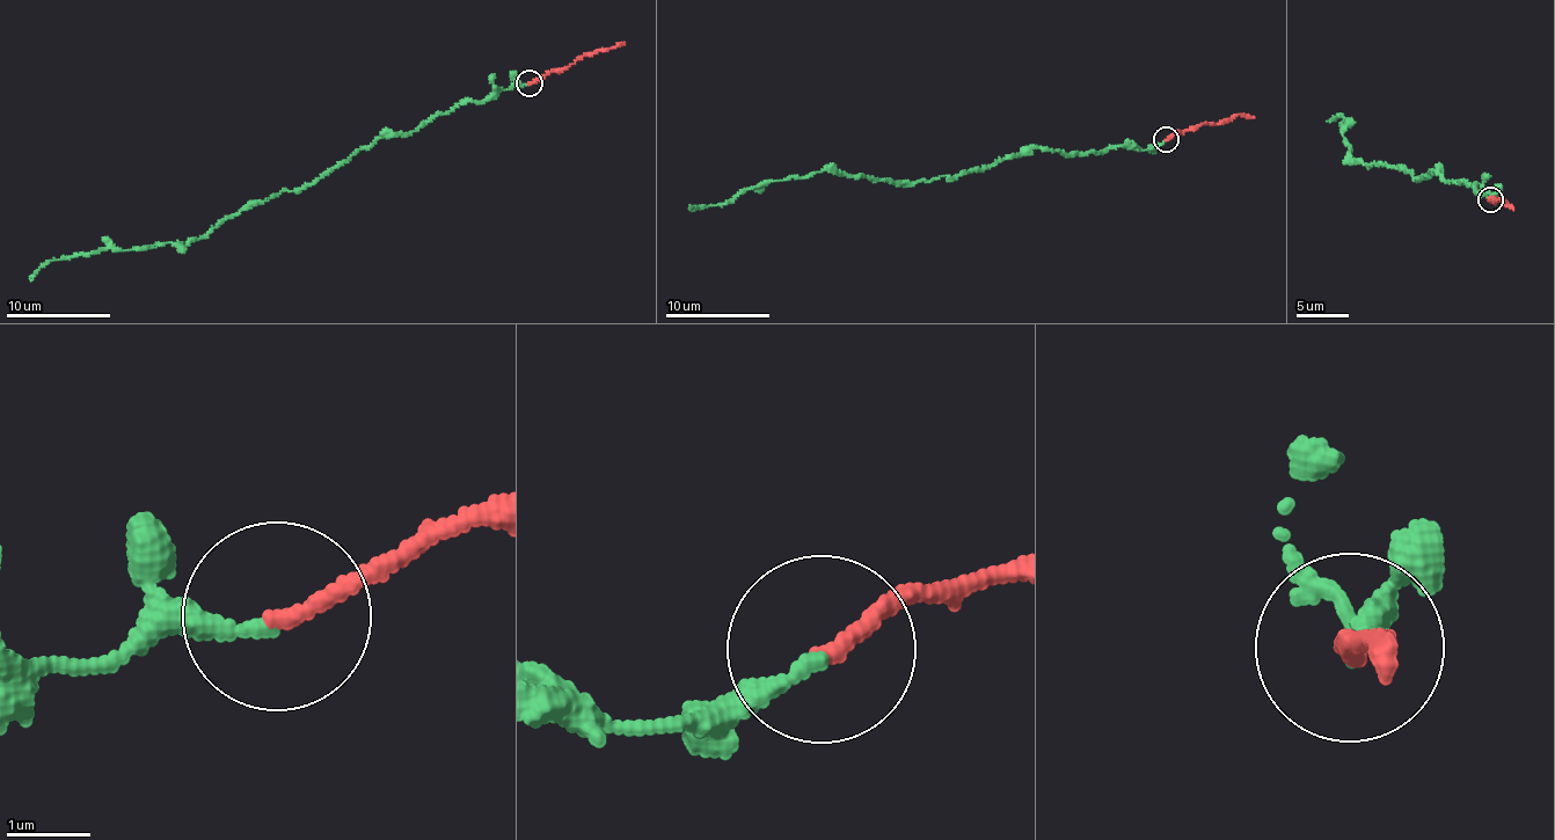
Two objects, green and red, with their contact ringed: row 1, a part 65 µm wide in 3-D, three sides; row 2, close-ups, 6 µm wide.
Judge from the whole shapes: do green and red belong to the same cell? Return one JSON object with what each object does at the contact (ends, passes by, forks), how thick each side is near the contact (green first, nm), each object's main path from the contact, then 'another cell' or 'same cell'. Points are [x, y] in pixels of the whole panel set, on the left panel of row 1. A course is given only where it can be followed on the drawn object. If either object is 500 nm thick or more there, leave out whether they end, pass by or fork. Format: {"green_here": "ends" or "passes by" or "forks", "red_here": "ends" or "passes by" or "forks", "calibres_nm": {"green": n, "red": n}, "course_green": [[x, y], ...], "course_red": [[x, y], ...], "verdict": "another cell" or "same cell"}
{"green_here": "ends", "red_here": "ends", "calibres_nm": {"green": 200, "red": 220}, "course_green": [[528, 85], [384, 136], [300, 189], [248, 203], [184, 246], [46, 261], [30, 280]], "course_red": [[528, 82], [625, 42]], "verdict": "another cell"}

